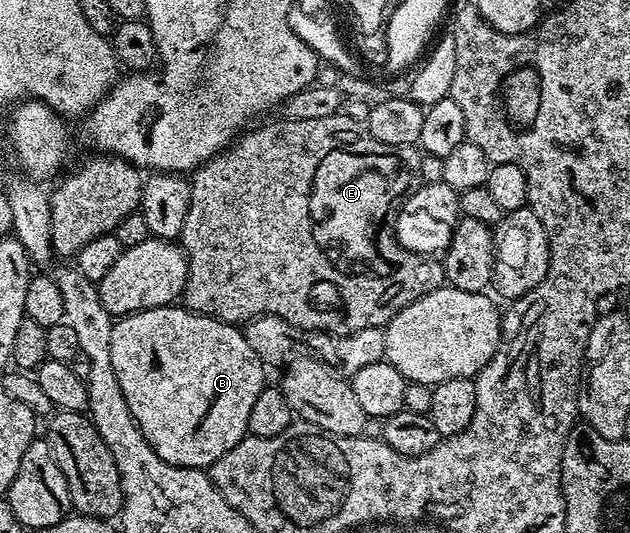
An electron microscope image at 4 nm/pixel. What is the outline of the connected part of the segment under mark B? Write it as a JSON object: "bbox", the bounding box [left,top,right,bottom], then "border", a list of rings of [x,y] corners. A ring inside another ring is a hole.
{"bbox":[110,304,266,468],"border":[[[180,304],[171,306],[159,306],[149,310],[140,310],[137,314],[126,314],[117,317],[112,324],[110,336],[110,361],[114,364],[114,376],[118,376],[118,384],[122,384],[122,396],[126,396],[126,404],[130,404],[130,412],[142,432],[142,436],[158,452],[162,460],[166,460],[171,466],[191,466],[193,468],[210,468],[230,448],[234,448],[248,434],[248,421],[250,420],[250,408],[254,408],[254,400],[264,391],[266,379],[266,367],[260,358],[246,344],[243,333],[235,325],[227,322],[219,322],[216,318],[208,318],[204,314],[195,314],[194,311]]]}

